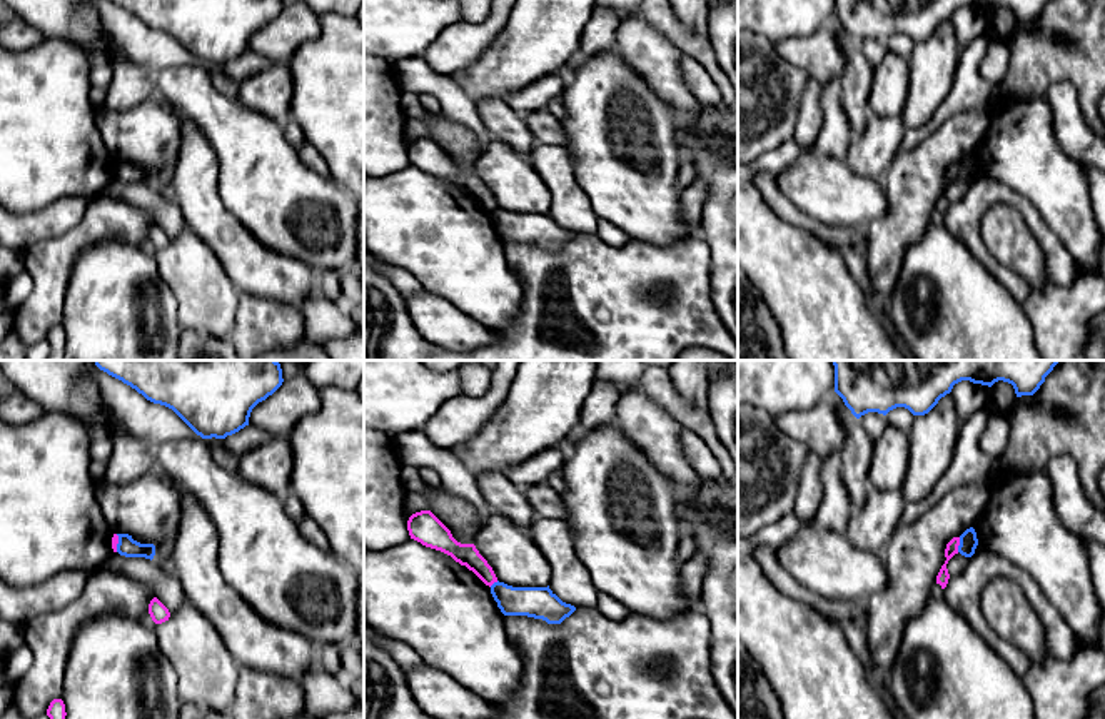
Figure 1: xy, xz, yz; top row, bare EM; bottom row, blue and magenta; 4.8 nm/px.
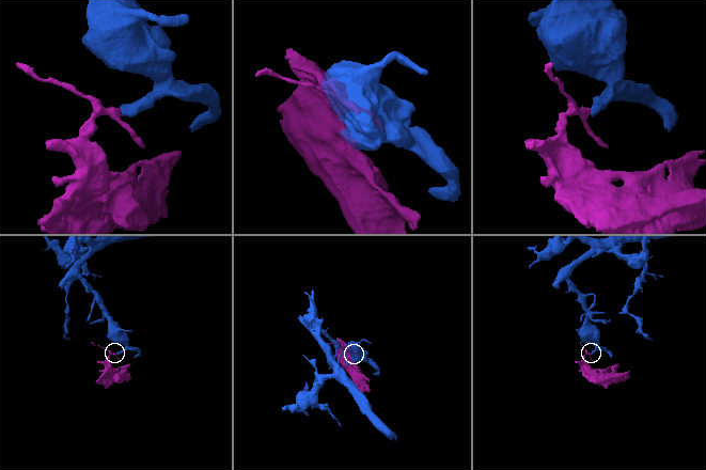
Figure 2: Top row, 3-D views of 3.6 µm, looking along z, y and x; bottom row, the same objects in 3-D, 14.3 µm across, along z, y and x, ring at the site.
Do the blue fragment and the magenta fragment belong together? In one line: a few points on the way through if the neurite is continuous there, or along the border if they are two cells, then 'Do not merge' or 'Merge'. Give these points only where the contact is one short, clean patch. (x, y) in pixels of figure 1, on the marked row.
Boundary: yz (960, 537), (957, 551). Do not merge

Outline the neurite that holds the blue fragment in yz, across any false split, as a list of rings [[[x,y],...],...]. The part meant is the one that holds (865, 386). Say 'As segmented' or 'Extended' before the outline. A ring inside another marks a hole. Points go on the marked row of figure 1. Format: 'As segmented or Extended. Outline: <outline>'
As segmented. Outline: [[[831,360],[835,392],[851,414],[860,419],[868,412],[886,415],[896,407],[913,415],[928,414],[941,397],[961,380],[991,387],[1003,380],[1013,385],[1017,397],[1033,395],[1060,360]]]

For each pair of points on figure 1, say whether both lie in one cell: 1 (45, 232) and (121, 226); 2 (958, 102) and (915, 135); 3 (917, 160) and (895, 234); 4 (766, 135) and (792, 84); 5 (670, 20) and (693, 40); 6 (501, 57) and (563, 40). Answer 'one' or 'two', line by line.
1: one
2: one
3: one
4: one
5: one
6: one

